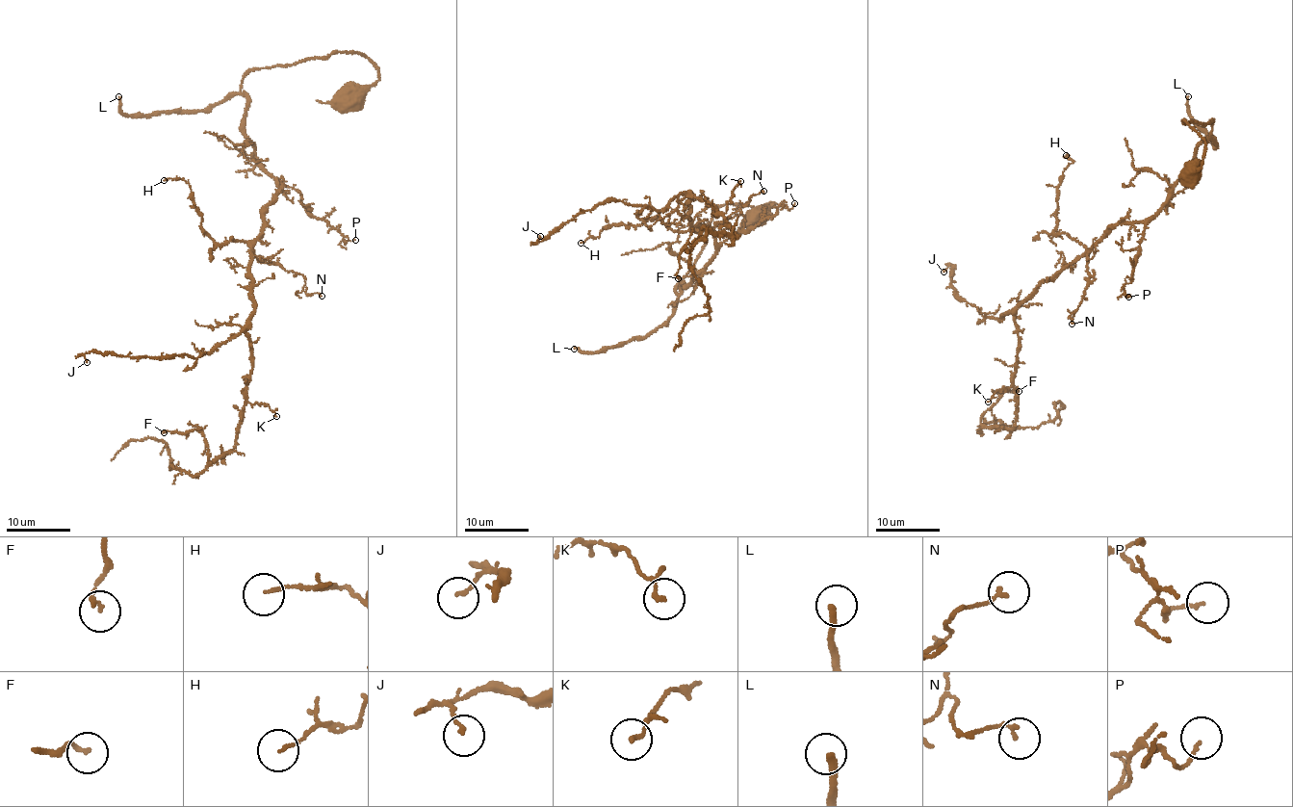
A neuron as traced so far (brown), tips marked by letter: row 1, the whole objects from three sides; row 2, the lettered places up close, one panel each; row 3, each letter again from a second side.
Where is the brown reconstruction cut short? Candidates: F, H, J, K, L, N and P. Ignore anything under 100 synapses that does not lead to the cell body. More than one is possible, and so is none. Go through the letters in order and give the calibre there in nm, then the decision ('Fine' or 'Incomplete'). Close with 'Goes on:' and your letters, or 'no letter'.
F: Thickness 140 nm. Fine
H: Thickness 90 nm. Fine
J: Thickness 110 nm. Fine
K: Thickness 140 nm. Fine
L: Thickness 260 nm. Incomplete
N: Thickness 140 nm. Fine
P: Thickness 110 nm. Fine
Goes on: L

